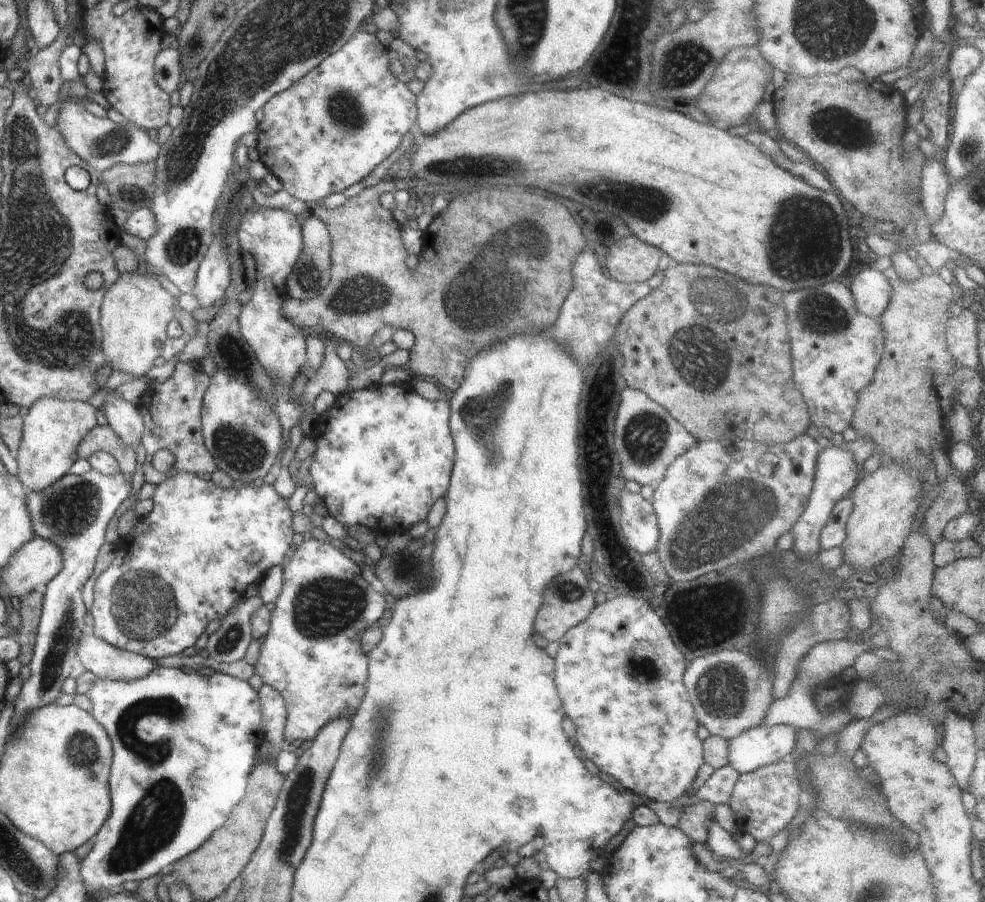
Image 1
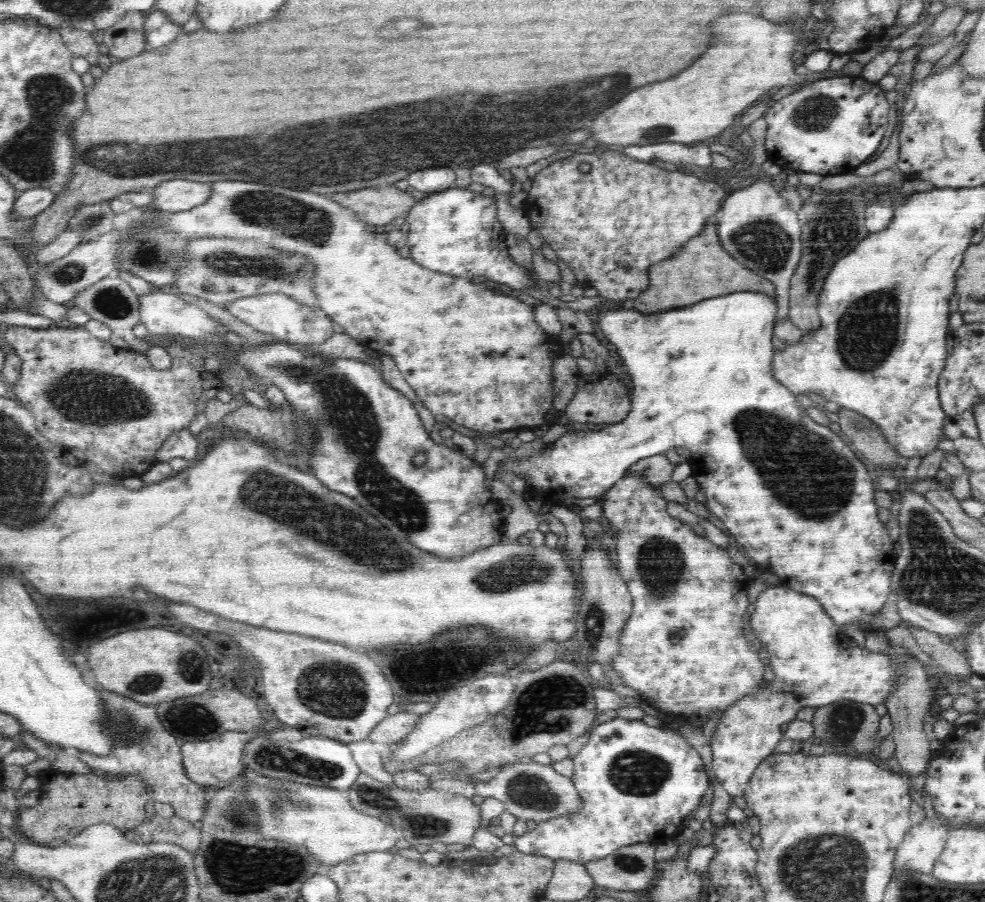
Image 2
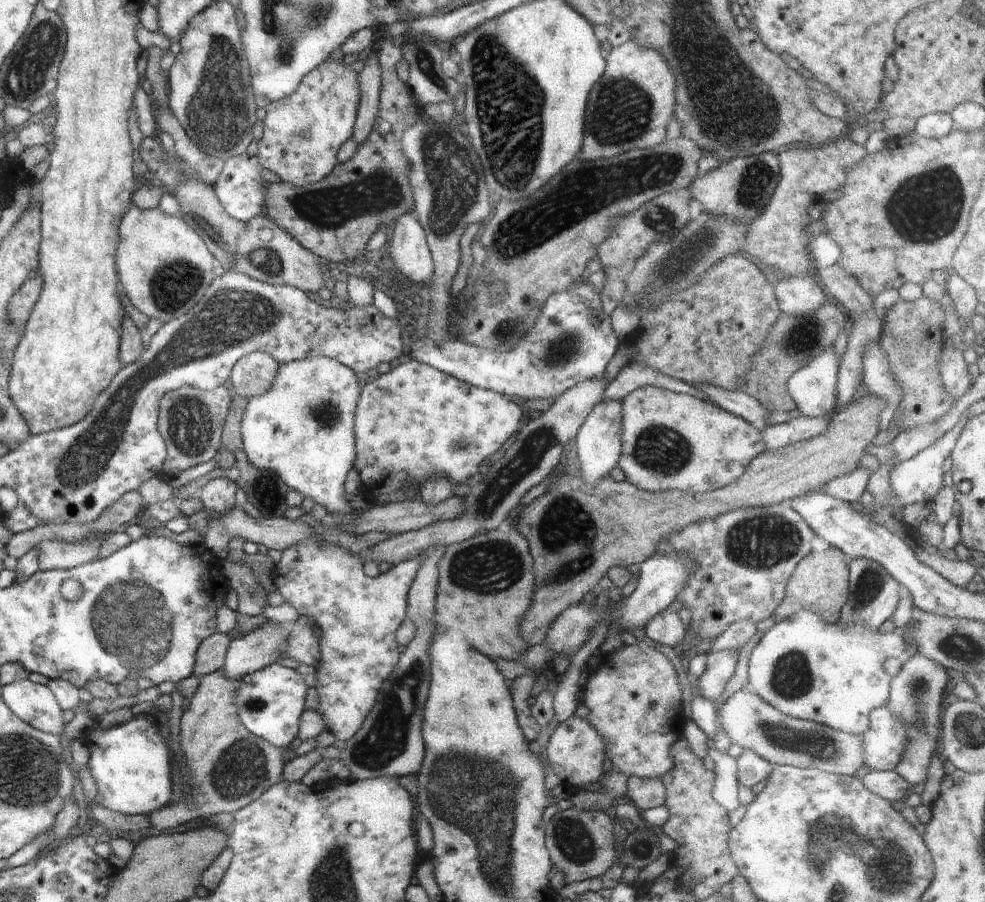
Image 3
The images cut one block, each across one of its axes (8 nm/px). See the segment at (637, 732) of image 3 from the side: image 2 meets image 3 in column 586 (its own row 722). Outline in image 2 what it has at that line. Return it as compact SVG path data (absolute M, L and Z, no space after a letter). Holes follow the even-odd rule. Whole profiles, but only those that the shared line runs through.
M637 474L623 475L618 482L602 497L602 508L604 518L608 519L608 526L617 532L614 537L616 543L616 558L618 560L619 572L626 581L628 590L632 592L633 612L622 630L620 636L620 652L618 656L612 660L612 670L622 679L622 685L638 691L642 695L642 700L646 701L652 708L658 711L667 712L673 719L682 719L684 724L702 730L704 724L708 721L712 714L718 714L719 720L726 714L726 710L734 705L738 700L750 697L758 693L762 689L762 681L765 666L762 660L758 658L758 652L752 648L752 644L748 642L748 638L744 636L746 628L746 608L748 608L748 598L746 598L746 590L750 584L749 577L744 573L743 568L732 560L726 548L713 544L710 540L694 533L692 525L682 522L676 517L672 517L666 512L667 499L660 496L653 486L650 486L641 476Z

